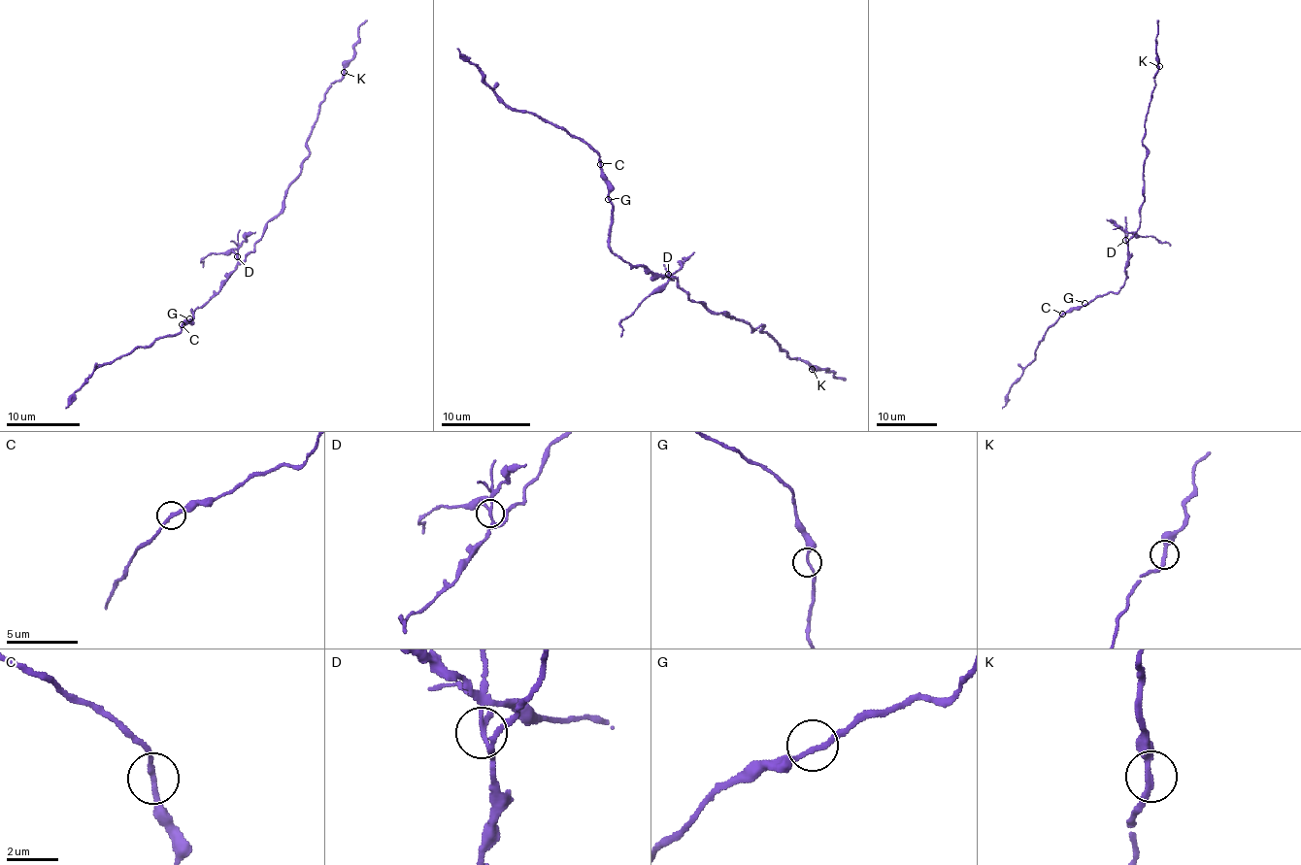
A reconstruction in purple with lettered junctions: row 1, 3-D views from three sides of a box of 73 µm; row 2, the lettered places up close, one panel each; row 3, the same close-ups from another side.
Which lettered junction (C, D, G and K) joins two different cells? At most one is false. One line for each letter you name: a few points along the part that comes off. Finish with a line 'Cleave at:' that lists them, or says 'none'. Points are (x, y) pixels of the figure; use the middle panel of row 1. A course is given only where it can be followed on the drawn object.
D: (668, 273), (669, 280), (619, 322), (621, 335)
Cleave at: D

